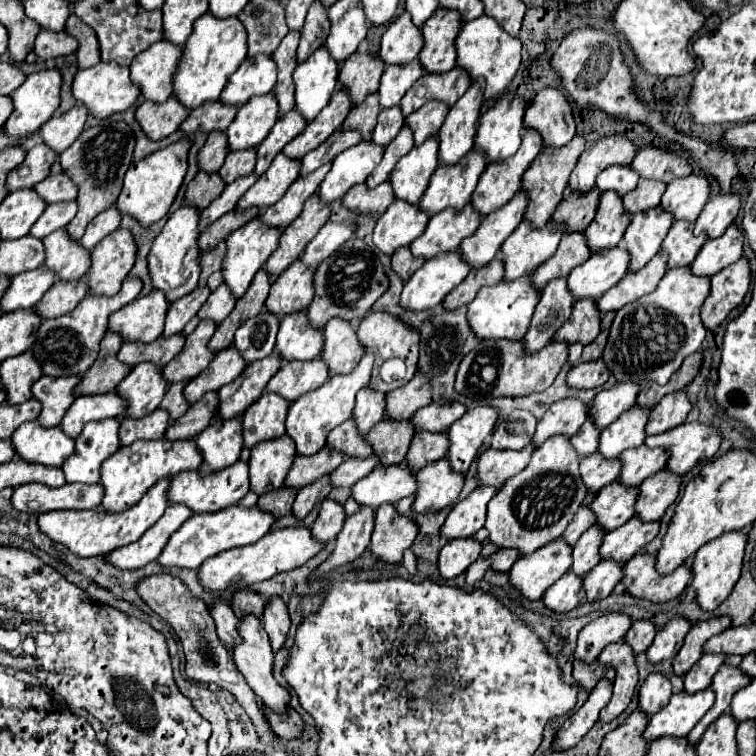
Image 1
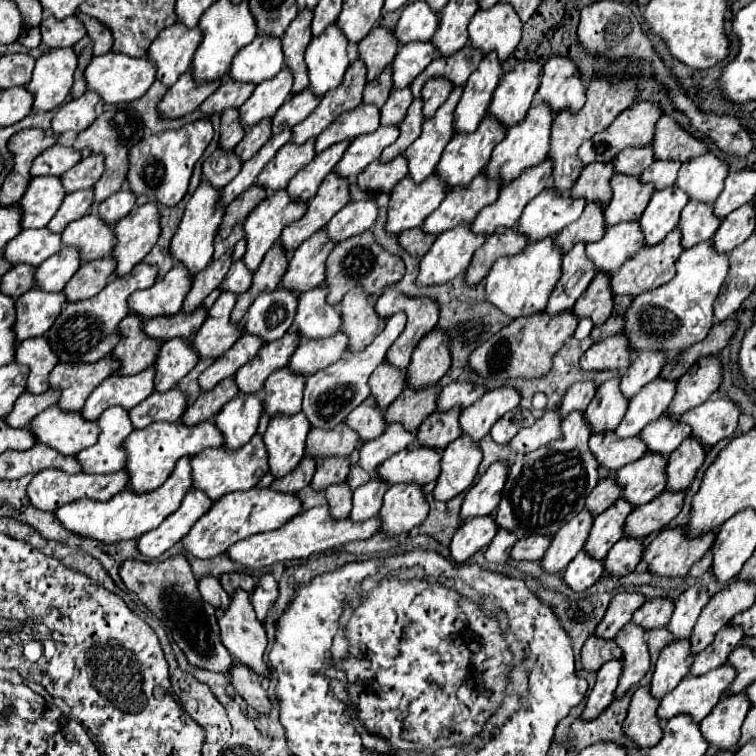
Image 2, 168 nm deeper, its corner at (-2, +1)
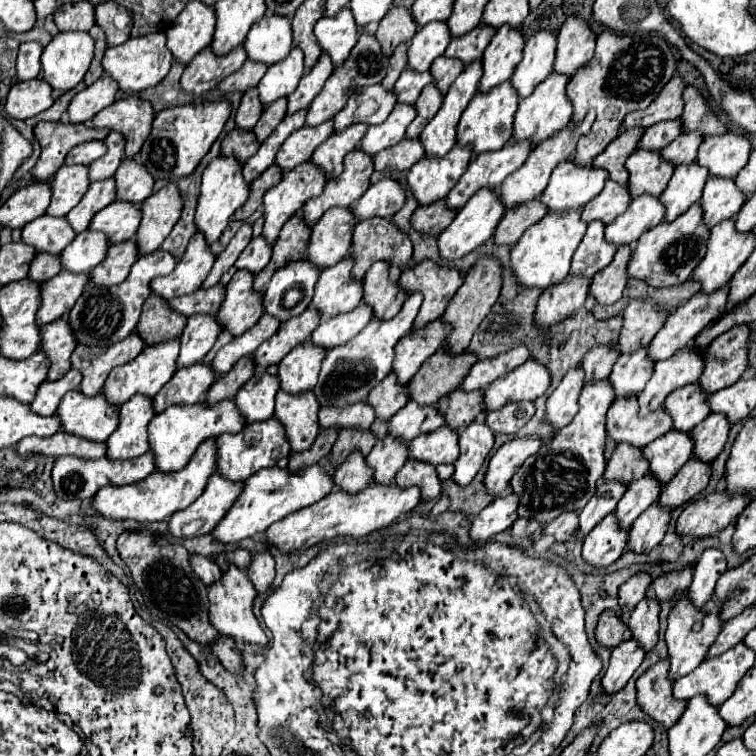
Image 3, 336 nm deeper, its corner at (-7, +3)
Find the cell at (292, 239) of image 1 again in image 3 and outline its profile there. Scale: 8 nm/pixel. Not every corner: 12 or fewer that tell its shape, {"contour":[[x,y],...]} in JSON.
{"contour":[[353,150],[341,176],[303,206],[313,226],[331,206],[349,208],[369,188],[371,156]]}

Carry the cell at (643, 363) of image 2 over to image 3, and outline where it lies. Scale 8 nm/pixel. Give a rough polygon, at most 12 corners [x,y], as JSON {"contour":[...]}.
{"contour":[[695,294],[683,302],[647,346],[661,362],[691,346],[727,302],[717,294]]}

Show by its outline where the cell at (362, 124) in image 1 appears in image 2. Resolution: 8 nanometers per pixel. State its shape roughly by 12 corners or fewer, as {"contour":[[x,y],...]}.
{"contour":[[386,66],[378,78],[366,84],[364,104],[378,108],[392,90],[390,72]]}

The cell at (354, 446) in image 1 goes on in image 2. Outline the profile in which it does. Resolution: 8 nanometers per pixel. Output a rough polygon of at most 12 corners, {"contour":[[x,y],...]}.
{"contour":[[374,396],[350,412],[346,422],[360,440],[374,440],[386,428]]}

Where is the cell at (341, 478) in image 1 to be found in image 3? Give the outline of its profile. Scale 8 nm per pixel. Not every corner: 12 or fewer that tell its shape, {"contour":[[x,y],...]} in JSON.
{"contour":[[409,400],[389,420],[389,436],[407,444],[443,426],[437,406]]}

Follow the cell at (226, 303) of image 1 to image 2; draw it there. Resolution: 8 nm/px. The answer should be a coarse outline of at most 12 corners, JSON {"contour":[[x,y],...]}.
{"contour":[[236,260],[220,288],[242,294],[252,284],[252,272]]}

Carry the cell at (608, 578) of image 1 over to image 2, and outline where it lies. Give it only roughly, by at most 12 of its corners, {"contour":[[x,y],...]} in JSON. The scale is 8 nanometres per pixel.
{"contour":[[624,536],[606,560],[606,572],[624,576],[642,560],[644,538]]}

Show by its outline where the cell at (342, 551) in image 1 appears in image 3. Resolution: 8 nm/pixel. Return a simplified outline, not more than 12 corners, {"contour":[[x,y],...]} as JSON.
{"contour":[[385,436],[365,462],[371,482],[391,486],[407,462],[407,446]]}

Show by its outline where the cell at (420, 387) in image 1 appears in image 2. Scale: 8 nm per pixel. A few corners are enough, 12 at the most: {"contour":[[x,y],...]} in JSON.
{"contour":[[430,330],[416,346],[408,384],[438,384],[450,368],[450,336]]}

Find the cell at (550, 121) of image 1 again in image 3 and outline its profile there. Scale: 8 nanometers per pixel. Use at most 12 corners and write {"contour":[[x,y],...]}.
{"contour":[[581,18],[557,34],[553,72],[573,78],[595,50],[595,34]]}

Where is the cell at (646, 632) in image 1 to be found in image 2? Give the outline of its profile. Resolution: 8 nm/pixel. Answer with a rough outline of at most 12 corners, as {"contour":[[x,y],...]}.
{"contour":[[672,598],[646,600],[632,616],[644,630],[662,628],[674,612]]}

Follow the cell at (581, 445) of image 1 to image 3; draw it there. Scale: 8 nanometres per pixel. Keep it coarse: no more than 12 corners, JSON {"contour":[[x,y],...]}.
{"contour":[[647,350],[621,354],[609,376],[615,398],[635,398],[653,374]]}

